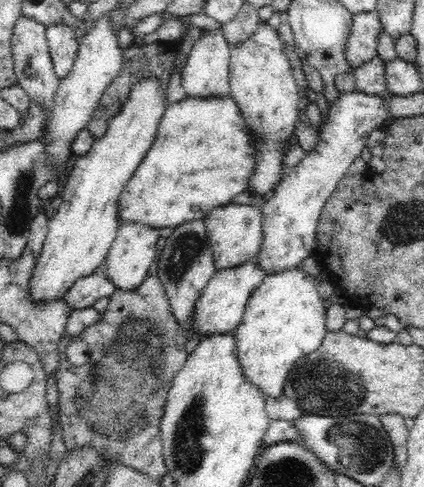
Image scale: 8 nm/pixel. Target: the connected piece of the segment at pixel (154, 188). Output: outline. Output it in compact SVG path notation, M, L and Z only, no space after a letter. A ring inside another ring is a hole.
M230 93L221 97L186 95L175 103L169 103L152 148L136 168L118 200L120 220L136 221L161 229L203 219L214 207L232 203L238 194L250 190L250 178L254 176L258 156L256 152L256 137Z

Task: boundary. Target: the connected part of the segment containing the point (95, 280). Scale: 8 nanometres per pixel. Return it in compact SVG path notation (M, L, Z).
M98 267L86 276L79 276L63 298L74 309L90 307L99 298L109 298L117 290L116 283L108 278L104 268Z

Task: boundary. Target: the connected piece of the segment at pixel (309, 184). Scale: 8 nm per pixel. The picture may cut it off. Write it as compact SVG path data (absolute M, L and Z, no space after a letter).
M352 90L343 93L338 102L330 102L328 117L322 119L317 127L320 141L316 149L290 170L273 194L266 197L265 206L261 207L264 238L257 260L260 267L266 269L266 274L300 265L304 258L312 254L319 214L354 159L362 154L372 130L379 129L393 118L390 114L392 96L390 91L374 95Z

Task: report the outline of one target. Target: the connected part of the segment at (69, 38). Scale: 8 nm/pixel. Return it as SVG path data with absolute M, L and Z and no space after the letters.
M52 21L45 25L45 35L53 69L58 78L64 78L73 67L79 45L74 29L64 21Z

